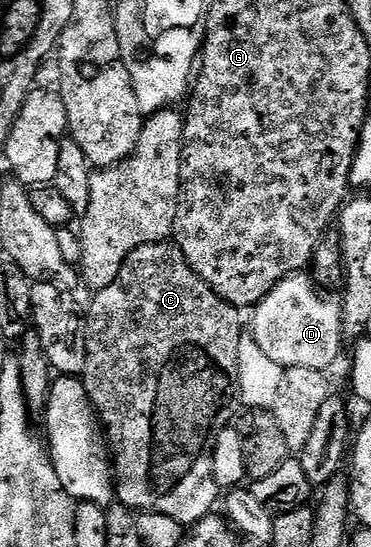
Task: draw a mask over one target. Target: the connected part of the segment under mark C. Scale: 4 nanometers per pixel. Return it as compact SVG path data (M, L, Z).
M167 240L164 242L153 242L147 246L136 248L136 252L132 252L126 257L126 262L122 266L122 271L118 273L118 278L114 284L109 284L108 288L97 291L93 295L94 303L90 306L90 314L88 310L88 338L92 343L92 370L94 374L94 386L92 382L92 401L96 407L97 413L100 415L101 425L104 427L105 433L108 435L109 441L112 443L112 458L116 463L116 498L123 507L129 508L134 512L149 512L152 514L163 514L164 516L172 516L172 520L181 522L183 524L197 524L211 513L210 510L214 506L214 501L218 498L220 487L214 481L214 449L216 448L216 440L218 433L227 429L231 425L230 422L234 418L234 405L239 405L240 402L240 383L238 377L240 376L240 360L242 359L242 351L244 349L244 341L242 342L242 318L239 307L233 306L231 302L226 302L213 290L205 280L194 271L190 266L190 261L187 260L186 254L181 248L181 245L175 244L173 241Z

